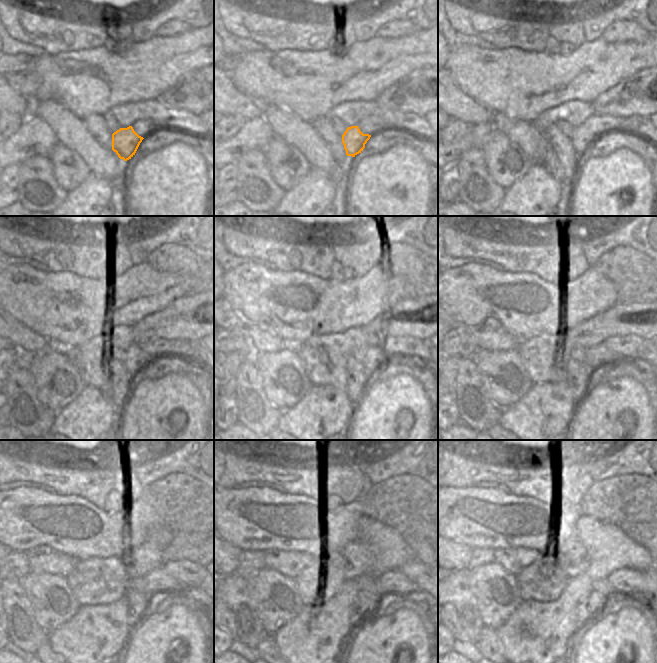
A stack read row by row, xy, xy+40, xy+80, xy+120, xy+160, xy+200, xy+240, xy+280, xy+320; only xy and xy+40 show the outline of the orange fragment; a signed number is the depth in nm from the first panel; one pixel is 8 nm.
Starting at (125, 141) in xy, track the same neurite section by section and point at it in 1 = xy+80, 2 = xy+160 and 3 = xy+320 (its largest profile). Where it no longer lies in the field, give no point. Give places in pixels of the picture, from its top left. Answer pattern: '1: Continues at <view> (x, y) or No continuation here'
1: Continues at xy+80 (582, 138)
2: Continues at xy+160 (374, 356)
3: Continues at xy+320 (632, 583)

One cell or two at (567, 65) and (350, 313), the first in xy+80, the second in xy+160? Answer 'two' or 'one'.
one

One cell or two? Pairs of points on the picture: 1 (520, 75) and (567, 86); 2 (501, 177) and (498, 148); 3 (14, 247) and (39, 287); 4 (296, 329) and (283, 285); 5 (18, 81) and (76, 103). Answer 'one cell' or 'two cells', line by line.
1: one cell
2: one cell
3: two cells
4: one cell
5: two cells

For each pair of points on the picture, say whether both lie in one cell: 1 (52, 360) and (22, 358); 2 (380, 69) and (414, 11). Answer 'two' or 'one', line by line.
1: two
2: two

